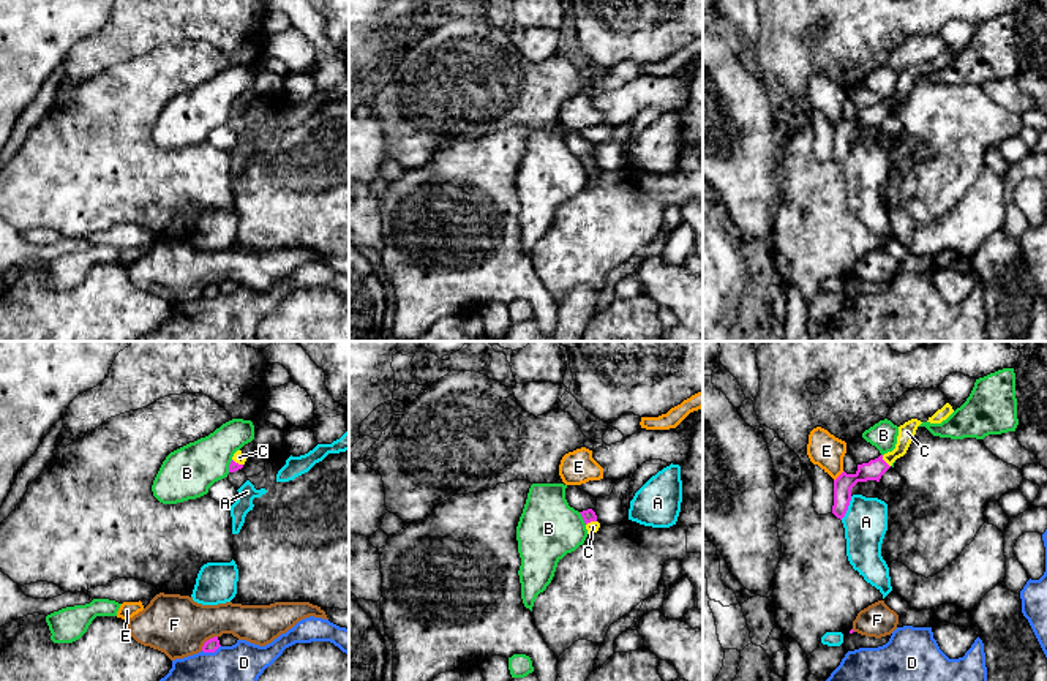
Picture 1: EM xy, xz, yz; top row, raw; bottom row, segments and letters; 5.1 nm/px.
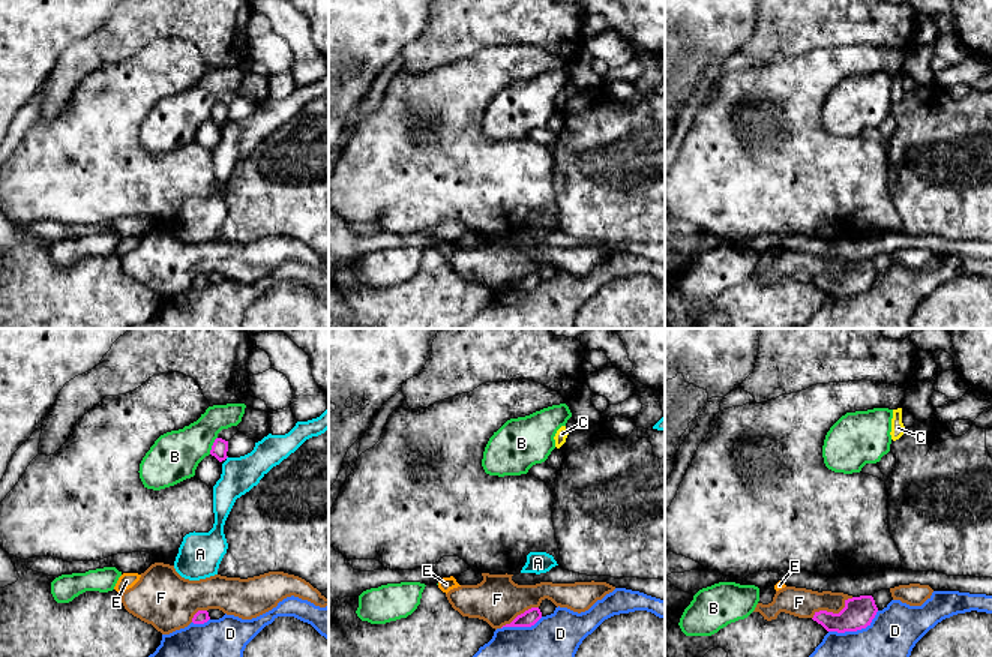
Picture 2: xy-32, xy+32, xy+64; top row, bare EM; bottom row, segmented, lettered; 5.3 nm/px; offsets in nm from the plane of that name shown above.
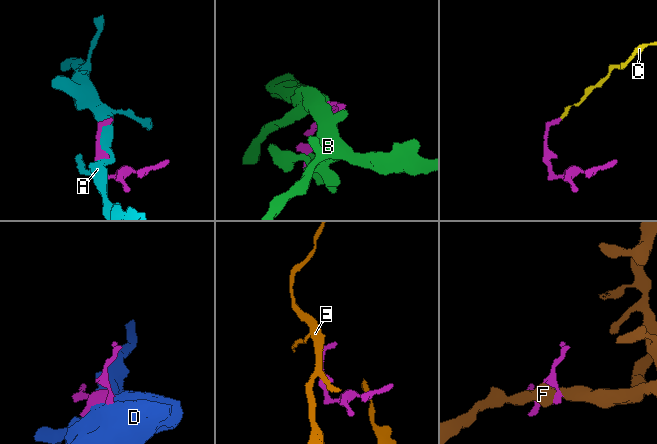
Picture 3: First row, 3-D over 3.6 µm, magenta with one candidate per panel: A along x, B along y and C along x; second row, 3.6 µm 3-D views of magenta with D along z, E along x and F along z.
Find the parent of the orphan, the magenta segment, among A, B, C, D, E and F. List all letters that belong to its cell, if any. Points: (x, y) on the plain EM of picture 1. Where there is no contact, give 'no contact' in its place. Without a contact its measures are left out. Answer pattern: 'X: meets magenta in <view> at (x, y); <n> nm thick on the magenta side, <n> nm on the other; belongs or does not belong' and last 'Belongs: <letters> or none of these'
A: meets magenta in yz at (847, 154); 100 nm thick on the magenta side, 220 nm on the other; does not belong
B: meets magenta in xz at (583, 165); 70 nm thick on the magenta side, 320 nm on the other; does not belong
C: meets magenta in yz at (885, 108); 100 nm thick on the magenta side, 90 nm on the other; belongs
D: meets magenta in xy at (210, 297); 70 nm thick on the magenta side, 440 nm on the other; does not belong
E: meets magenta in yz at (839, 122); 100 nm thick on the magenta side, 170 nm on the other; does not belong
F: meets magenta in xy at (207, 286); 70 nm thick on the magenta side, 300 nm on the other; does not belong
Belongs: C

